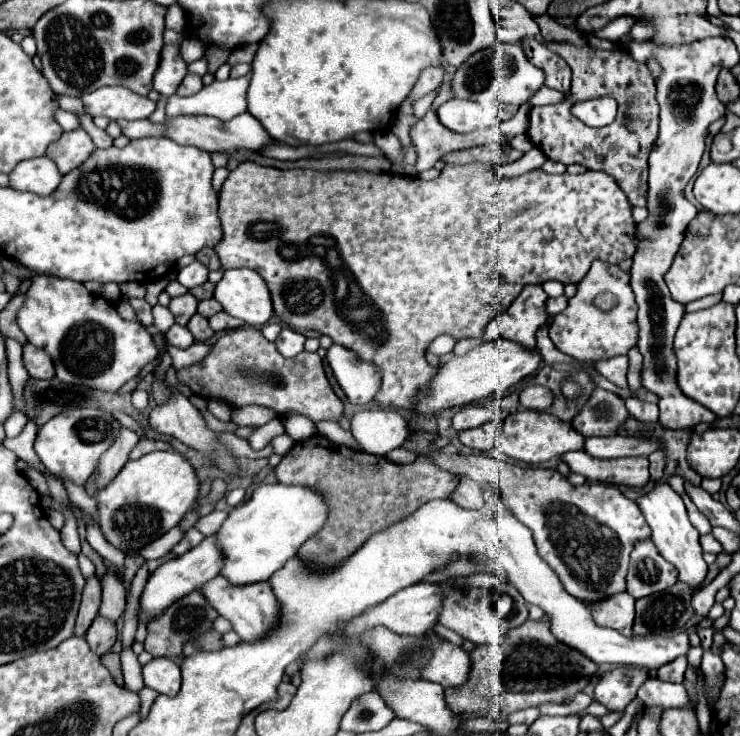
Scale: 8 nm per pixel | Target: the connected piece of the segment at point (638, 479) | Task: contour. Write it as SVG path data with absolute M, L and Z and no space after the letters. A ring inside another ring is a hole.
M576 450L576 452L566 452L564 456L560 456L560 460L568 464L572 472L586 476L590 482L642 488L650 480L648 458L598 460L586 454L584 450Z

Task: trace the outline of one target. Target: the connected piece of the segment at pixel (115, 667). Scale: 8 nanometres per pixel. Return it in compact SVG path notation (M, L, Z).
M108 652L108 654L104 654L100 660L102 660L102 664L110 670L112 678L116 680L116 684L118 684L118 686L124 686L122 670L120 670L120 656L118 656L118 654L114 654L114 652Z

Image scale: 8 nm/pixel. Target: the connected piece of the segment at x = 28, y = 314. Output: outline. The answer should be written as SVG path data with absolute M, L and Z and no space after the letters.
M38 276L32 280L30 290L26 292L26 302L18 312L18 324L26 338L44 348L56 368L56 378L66 384L82 384L86 388L98 388L104 392L118 392L128 380L138 376L138 372L158 356L158 348L152 342L152 336L140 322L128 322L118 312L114 304L102 296L90 294L82 282L64 280L58 276Z

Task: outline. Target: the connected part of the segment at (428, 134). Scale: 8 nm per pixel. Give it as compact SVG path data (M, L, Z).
M428 110L424 118L418 120L418 124L412 126L410 138L416 148L418 160L416 160L416 170L428 170L434 168L434 164L448 152L454 150L464 150L472 146L482 146L488 142L506 142L508 138L502 138L498 128L492 128L488 132L478 132L478 134L456 134L448 128L444 128L436 116L434 110Z

